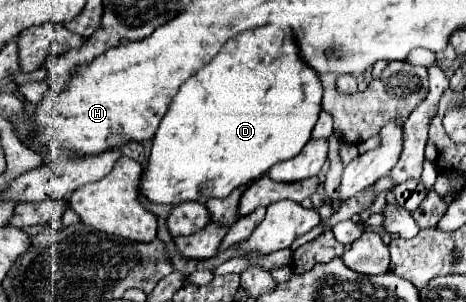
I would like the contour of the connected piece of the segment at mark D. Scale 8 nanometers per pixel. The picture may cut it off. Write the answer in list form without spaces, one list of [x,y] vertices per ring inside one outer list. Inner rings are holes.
[[[272,24],[246,30],[230,38],[214,60],[186,80],[174,96],[154,136],[148,170],[142,174],[140,190],[144,190],[148,200],[172,206],[190,200],[206,204],[208,198],[224,198],[234,188],[268,172],[274,164],[296,156],[310,140],[320,110],[322,82],[312,68],[302,64],[294,34],[286,30],[278,36],[278,28]]]

